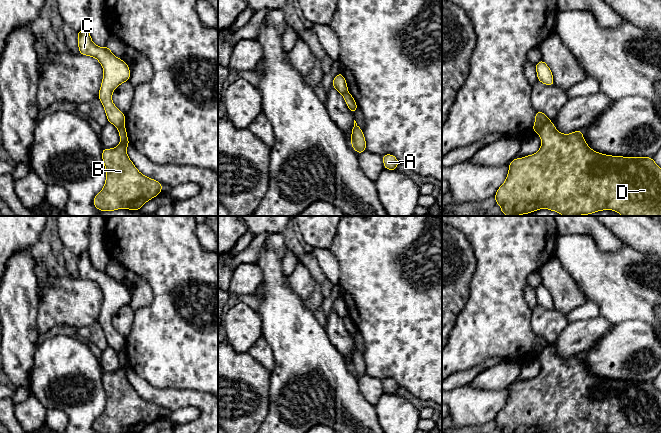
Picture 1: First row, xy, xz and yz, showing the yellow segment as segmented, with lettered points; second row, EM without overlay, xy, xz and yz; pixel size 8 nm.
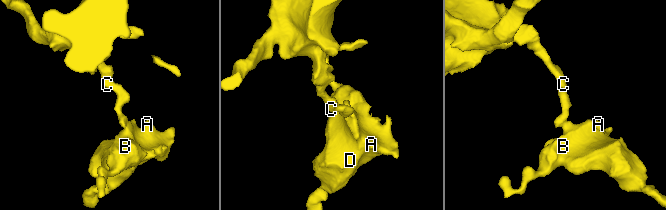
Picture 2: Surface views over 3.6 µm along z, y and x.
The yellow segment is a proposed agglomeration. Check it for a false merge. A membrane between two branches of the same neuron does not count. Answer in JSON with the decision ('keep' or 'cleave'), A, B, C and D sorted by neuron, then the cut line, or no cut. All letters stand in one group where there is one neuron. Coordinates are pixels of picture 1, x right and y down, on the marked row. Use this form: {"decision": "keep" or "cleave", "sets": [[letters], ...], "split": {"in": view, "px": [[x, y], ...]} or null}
{"decision": "cleave", "sets": [["A", "B", "D"], ["C"]], "split": {"in": "yz", "px": [[549, 120], [538, 133]]}}

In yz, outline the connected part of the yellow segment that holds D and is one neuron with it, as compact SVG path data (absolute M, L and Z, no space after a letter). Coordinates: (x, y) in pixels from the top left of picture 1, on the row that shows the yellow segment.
M551 120L547 121L539 131L541 138L541 147L538 152L532 155L528 155L522 158L513 159L509 163L509 171L505 182L498 188L495 194L496 204L501 206L501 213L507 214L508 216L517 216L519 214L525 215L539 209L549 209L551 211L558 212L563 216L578 216L578 215L589 215L594 212L603 210L613 210L621 214L622 216L661 216L661 168L655 163L653 158L650 157L623 157L623 156L612 156L602 153L598 153L592 150L582 134L582 130L574 131L570 134L560 133L554 126Z

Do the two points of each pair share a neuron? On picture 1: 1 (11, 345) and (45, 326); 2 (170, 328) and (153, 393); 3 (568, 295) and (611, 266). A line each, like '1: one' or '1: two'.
1: two
2: two
3: two

